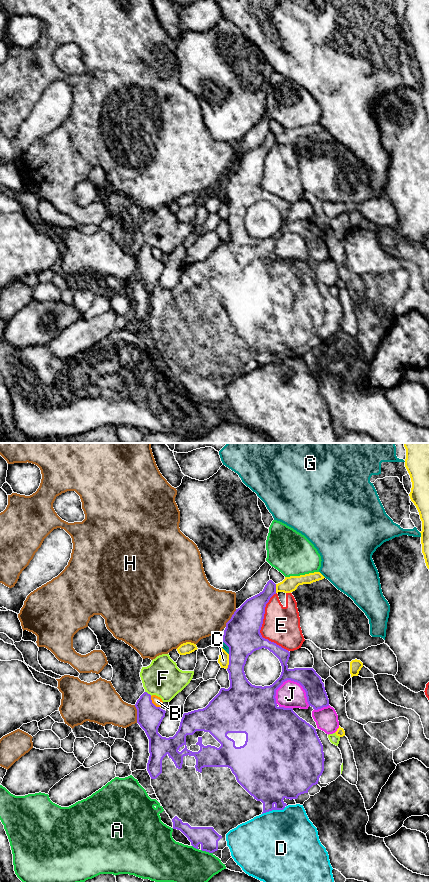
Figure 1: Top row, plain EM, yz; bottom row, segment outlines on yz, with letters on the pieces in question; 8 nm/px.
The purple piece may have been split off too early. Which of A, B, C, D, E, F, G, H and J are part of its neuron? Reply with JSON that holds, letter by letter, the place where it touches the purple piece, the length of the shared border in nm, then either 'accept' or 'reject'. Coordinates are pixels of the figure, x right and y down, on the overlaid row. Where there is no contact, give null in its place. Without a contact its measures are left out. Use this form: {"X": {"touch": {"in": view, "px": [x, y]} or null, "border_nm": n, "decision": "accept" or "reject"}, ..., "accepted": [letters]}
{"A": {"touch": {"in": "yz", "px": [207, 851]}, "border_nm": 100, "decision": "reject"}, "B": {"touch": {"in": "yz", "px": [152, 703]}, "border_nm": 120, "decision": "reject"}, "C": {"touch": {"in": "yz", "px": [229, 661]}, "border_nm": 120, "decision": "reject"}, "D": {"touch": {"in": "yz", "px": [274, 809]}, "border_nm": 220, "decision": "reject"}, "E": {"touch": {"in": "yz", "px": [261, 626]}, "border_nm": 480, "decision": "reject"}, "F": {"touch": {"in": "yz", "px": [147, 693]}, "border_nm": 70, "decision": "reject"}, "G": {"touch": {"in": "yz", "px": [228, 646]}, "border_nm": 120, "decision": "reject"}, "H": {"touch": {"in": "yz", "px": [231, 618]}, "border_nm": 170, "decision": "reject"}, "J": {"touch": {"in": "yz", "px": [298, 682]}, "border_nm": 300, "decision": "reject"}, "accepted": []}

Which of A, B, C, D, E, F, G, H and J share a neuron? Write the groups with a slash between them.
A / B C / D / E / F / G / H / J

